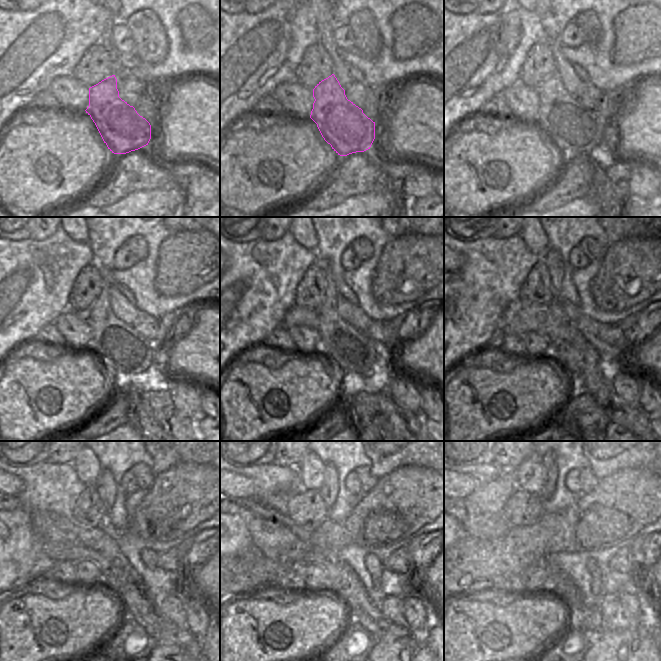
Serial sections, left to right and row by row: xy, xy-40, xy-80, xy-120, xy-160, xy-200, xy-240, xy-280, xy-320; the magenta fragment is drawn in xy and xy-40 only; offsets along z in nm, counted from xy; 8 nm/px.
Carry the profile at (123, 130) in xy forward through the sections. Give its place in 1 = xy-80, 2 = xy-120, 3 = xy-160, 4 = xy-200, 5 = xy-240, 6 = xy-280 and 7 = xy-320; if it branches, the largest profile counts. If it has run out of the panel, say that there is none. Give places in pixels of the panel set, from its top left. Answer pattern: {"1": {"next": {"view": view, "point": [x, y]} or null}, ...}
{"1": {"next": {"view": "xy-80", "point": [574, 129]}}, "2": {"next": {"view": "xy-120", "point": [121, 348]}}, "3": {"next": {"view": "xy-160", "point": [350, 350]}}, "4": {"next": {"view": "xy-200", "point": [569, 348]}}, "5": {"next": {"view": "xy-240", "point": [105, 485]}}, "6": {"next": {"view": "xy-280", "point": [328, 491]}}, "7": {"next": {"view": "xy-320", "point": [548, 461]}}}

